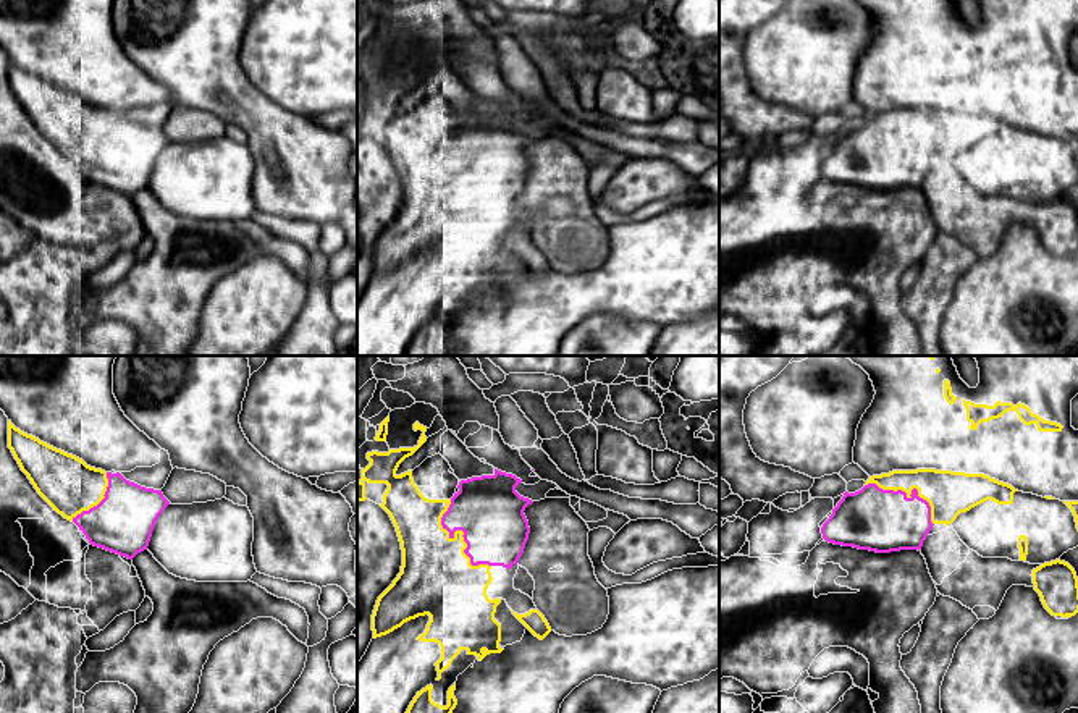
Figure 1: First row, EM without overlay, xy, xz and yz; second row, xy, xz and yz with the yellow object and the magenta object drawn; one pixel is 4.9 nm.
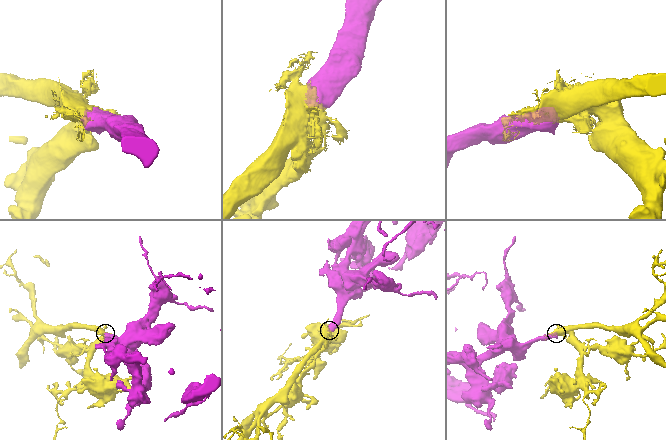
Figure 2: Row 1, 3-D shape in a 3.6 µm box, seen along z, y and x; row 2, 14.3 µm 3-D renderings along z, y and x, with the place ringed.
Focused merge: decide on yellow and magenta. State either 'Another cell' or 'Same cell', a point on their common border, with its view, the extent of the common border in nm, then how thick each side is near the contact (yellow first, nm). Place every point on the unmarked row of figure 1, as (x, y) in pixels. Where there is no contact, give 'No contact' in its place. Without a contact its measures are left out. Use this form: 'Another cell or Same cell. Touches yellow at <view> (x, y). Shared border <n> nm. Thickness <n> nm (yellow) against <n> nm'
Same cell. Touches yellow at xz (463, 170). Shared border 400 nm. Thickness 360 nm (yellow) against 340 nm

